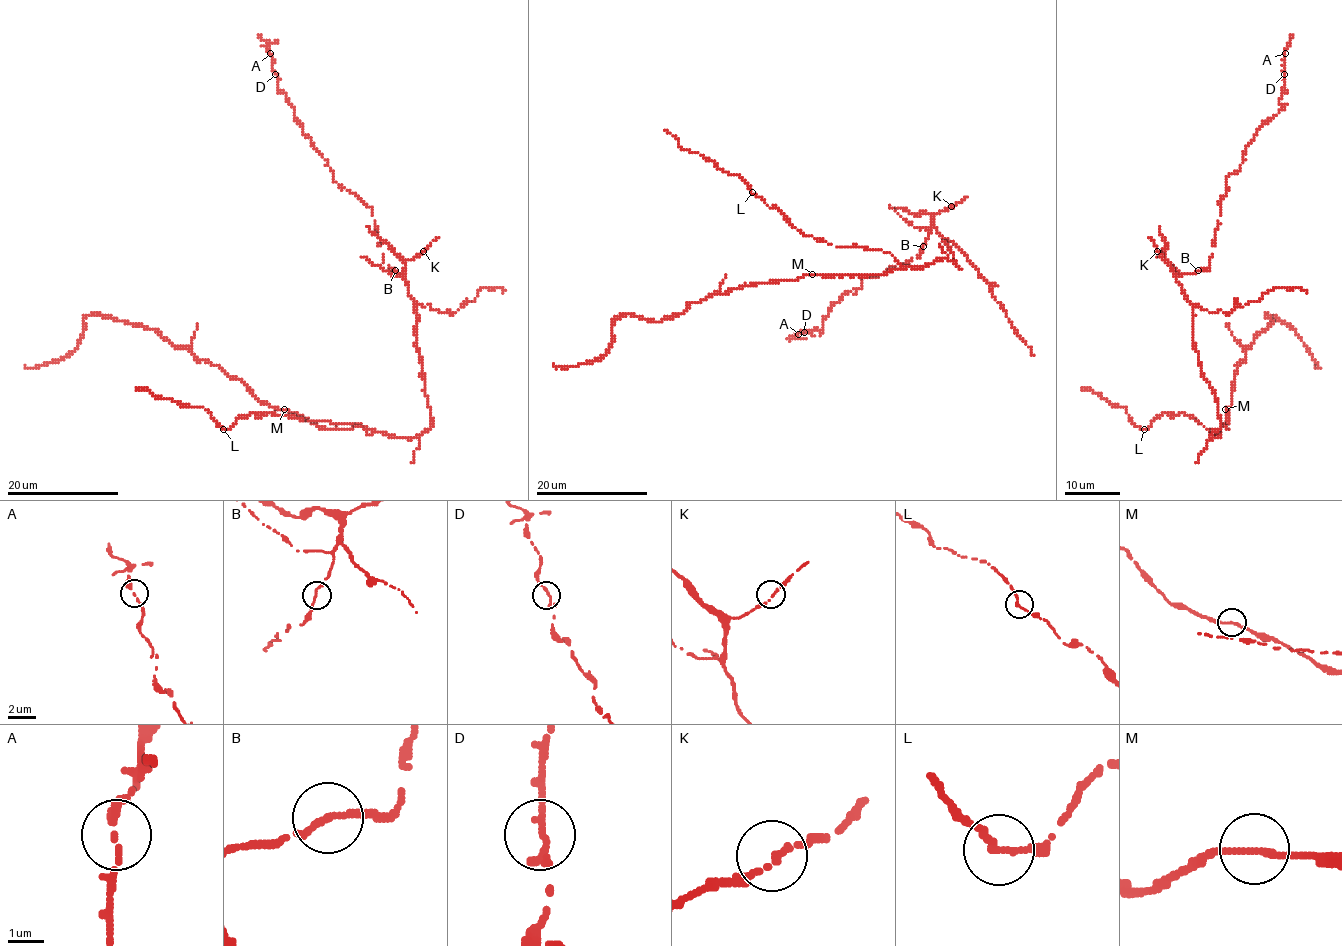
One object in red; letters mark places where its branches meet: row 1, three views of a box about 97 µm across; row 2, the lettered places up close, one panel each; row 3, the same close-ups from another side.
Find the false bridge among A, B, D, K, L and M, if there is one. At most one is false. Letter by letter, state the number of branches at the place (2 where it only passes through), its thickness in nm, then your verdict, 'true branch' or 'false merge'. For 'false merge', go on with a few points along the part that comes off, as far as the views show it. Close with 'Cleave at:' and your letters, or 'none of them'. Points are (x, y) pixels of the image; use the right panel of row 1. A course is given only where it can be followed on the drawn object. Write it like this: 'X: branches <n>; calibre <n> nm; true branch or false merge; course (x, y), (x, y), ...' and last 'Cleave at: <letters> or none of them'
A: branches 2; calibre 180 nm; true branch
B: branches 2; calibre 180 nm; true branch
D: branches 2; calibre 180 nm; true branch
K: branches 2; calibre 160 nm; true branch
L: branches 2; calibre 180 nm; false merge; course (1143, 430), (1132, 423), (1125, 409), (1114, 406), (1088, 388), (1081, 388)
M: branches 2; calibre 180 nm; true branch
Cleave at: L

